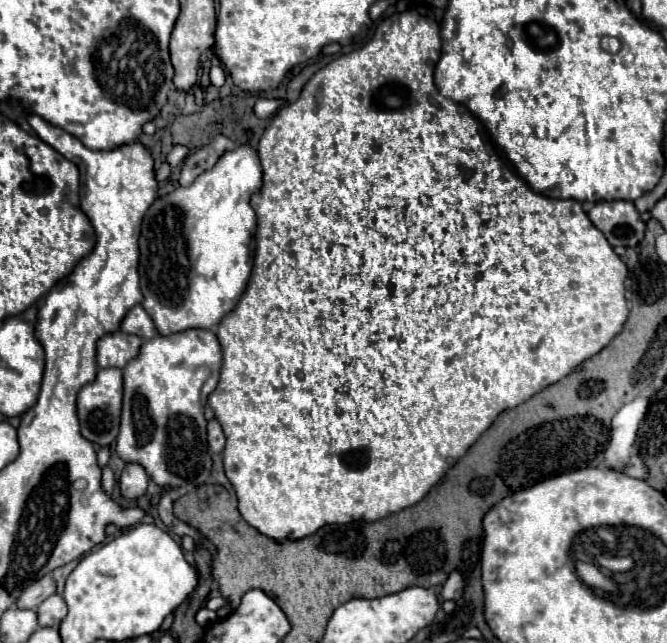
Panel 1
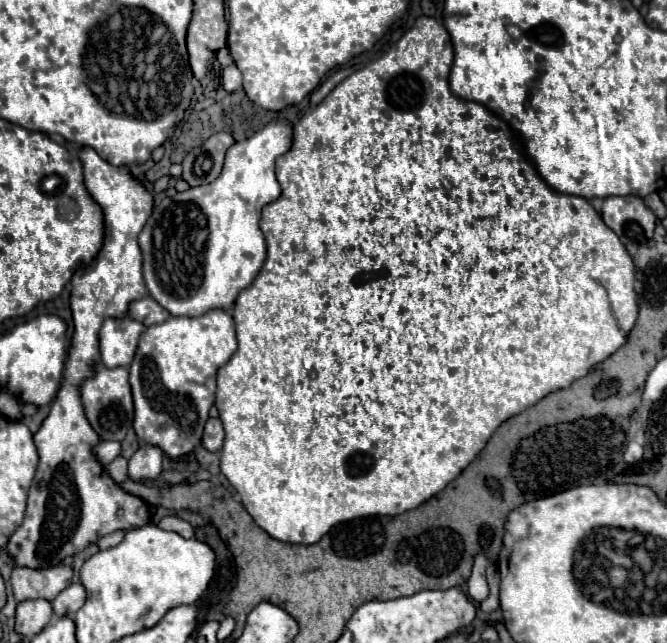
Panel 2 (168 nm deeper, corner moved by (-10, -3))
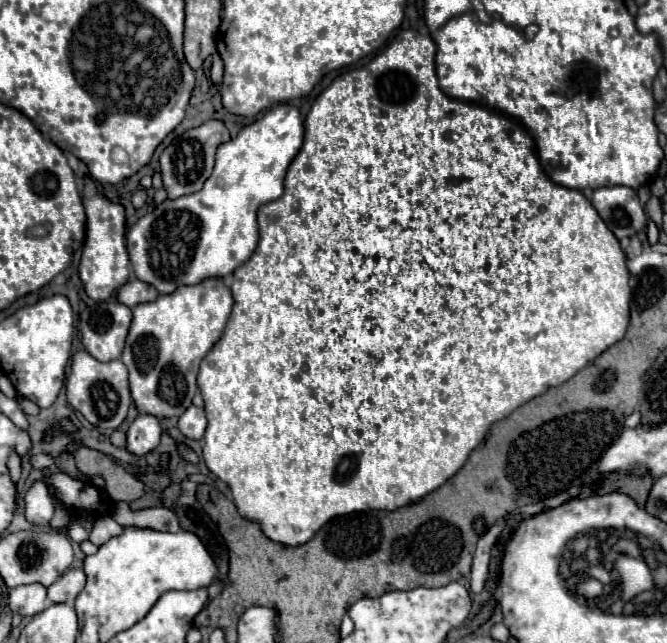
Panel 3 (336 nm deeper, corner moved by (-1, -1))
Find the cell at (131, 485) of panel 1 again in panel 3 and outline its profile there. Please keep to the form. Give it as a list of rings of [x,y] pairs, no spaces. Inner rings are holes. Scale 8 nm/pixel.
[[[141,413],[133,419],[127,431],[127,449],[135,455],[147,455],[159,445],[161,425],[159,419],[147,413]]]

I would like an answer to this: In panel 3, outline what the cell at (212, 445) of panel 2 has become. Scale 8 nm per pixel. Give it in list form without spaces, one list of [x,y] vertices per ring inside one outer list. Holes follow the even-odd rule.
[[[191,405],[191,407],[179,417],[177,425],[179,425],[179,431],[181,431],[187,439],[201,439],[203,433],[205,433],[205,427],[207,427],[207,417],[205,417],[203,407]]]

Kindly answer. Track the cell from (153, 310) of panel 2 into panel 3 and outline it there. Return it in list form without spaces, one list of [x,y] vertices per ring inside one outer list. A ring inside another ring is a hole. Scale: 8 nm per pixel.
[[[131,277],[127,283],[123,283],[117,289],[117,299],[119,303],[127,305],[127,307],[135,307],[137,303],[147,303],[147,301],[155,301],[157,299],[157,289],[151,287],[151,283],[143,283],[137,277]]]

